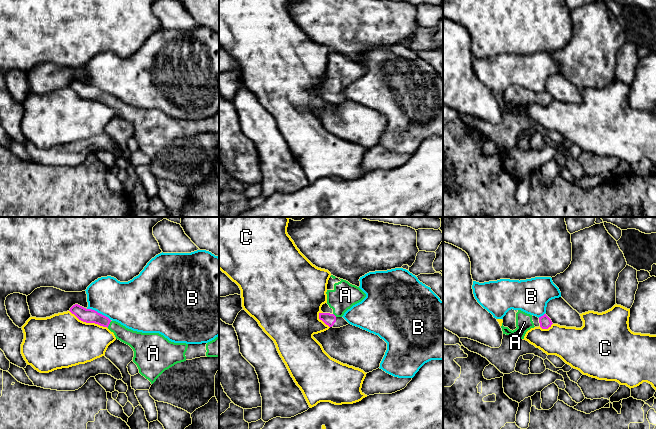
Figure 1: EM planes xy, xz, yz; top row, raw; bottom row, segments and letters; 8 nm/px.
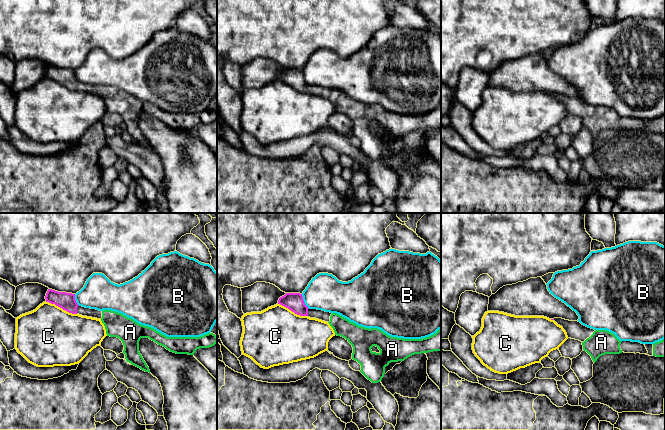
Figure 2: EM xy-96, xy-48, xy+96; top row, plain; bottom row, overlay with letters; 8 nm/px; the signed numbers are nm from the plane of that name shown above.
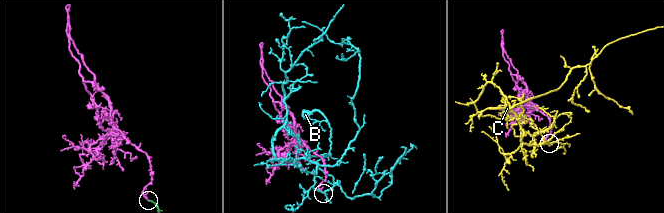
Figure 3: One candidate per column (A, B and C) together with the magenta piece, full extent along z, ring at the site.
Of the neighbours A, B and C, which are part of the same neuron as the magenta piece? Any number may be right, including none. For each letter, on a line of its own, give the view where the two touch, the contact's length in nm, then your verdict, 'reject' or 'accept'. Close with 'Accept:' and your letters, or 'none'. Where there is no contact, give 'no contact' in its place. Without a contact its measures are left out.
A: xy | 70 nm | accept
B: xy | 220 nm | reject
C: xy | 340 nm | reject
Accept: A

